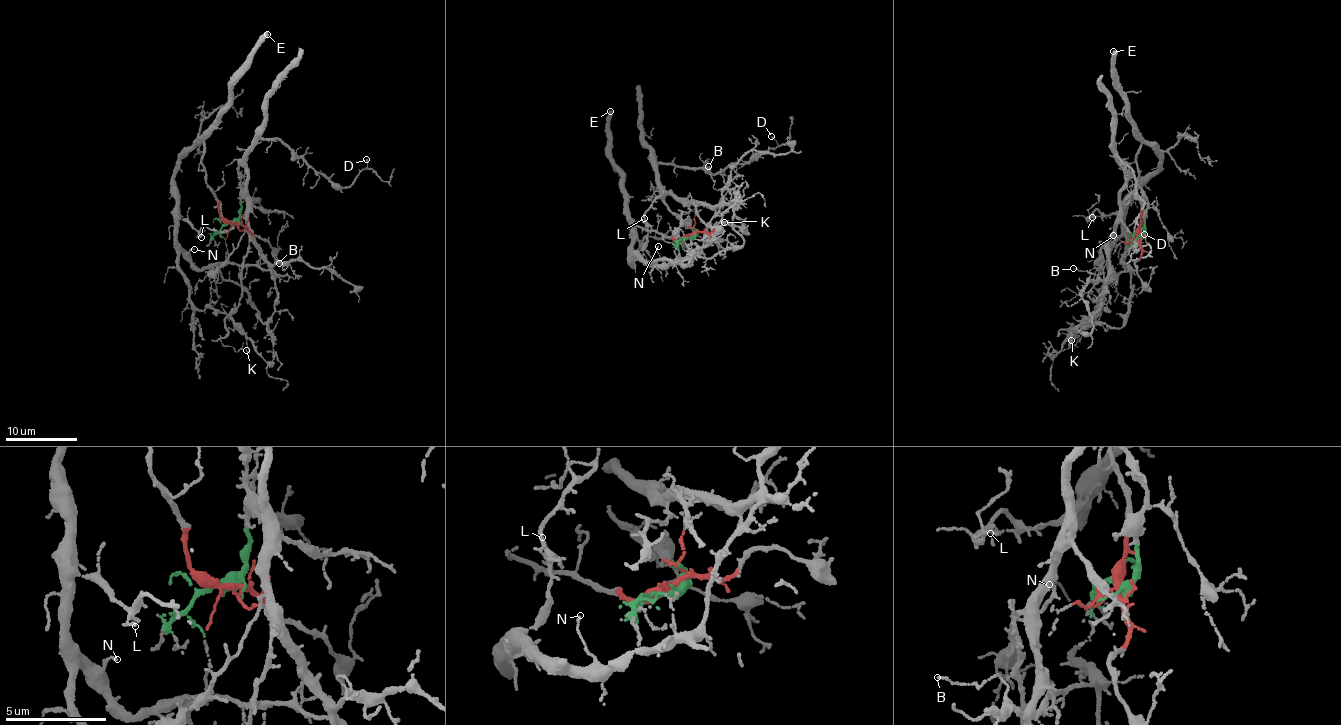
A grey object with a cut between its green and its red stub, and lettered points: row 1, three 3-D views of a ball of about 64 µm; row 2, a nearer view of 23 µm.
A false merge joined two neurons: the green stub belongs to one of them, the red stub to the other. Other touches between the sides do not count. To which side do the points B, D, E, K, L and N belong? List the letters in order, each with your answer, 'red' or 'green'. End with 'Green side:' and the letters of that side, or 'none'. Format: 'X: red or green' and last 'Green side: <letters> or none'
B: green
D: green
E: red
K: red
L: red
N: red
Green side: B, D

